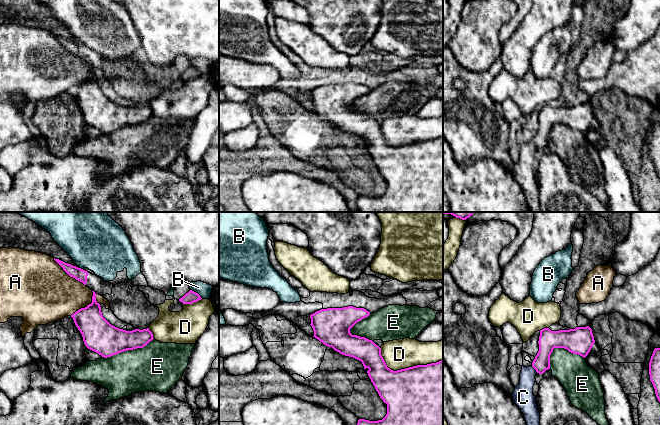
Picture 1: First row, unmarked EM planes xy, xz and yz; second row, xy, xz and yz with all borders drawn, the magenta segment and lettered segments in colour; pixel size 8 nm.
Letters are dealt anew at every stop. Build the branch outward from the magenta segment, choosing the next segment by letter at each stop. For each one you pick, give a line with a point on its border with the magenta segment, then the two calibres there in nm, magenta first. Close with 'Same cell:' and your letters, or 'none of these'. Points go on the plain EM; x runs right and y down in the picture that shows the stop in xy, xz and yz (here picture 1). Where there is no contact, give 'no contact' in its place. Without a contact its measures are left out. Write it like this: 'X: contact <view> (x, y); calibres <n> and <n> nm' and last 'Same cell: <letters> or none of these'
C: contact yz (534, 144); calibres 150 and 170 nm
Same cell: C

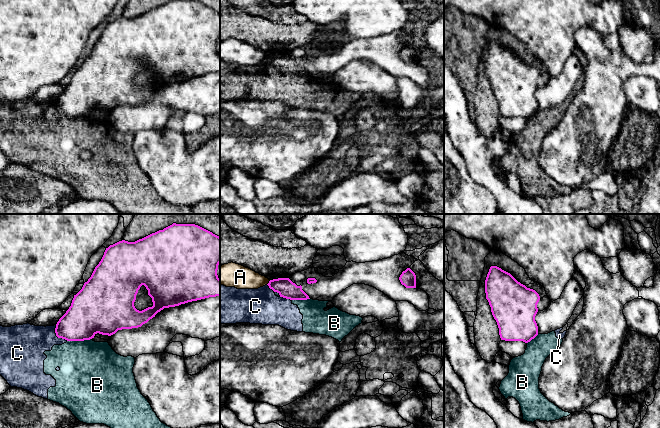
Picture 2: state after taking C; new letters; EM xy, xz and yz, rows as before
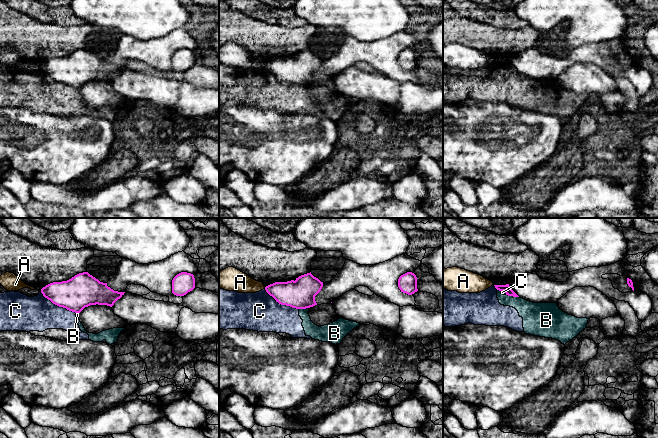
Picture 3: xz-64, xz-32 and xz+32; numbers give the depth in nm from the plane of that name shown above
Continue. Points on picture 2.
Same cell: none of these

